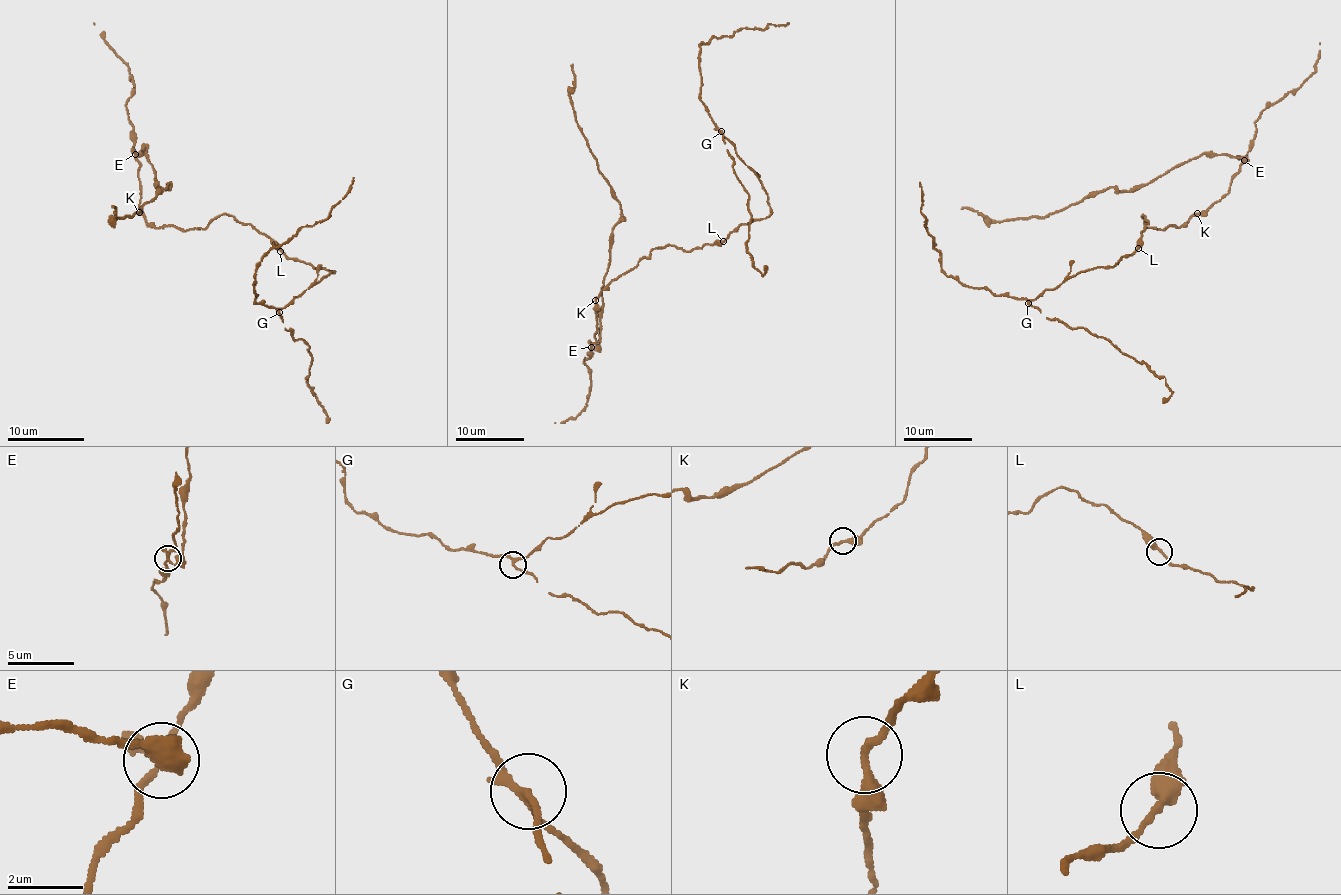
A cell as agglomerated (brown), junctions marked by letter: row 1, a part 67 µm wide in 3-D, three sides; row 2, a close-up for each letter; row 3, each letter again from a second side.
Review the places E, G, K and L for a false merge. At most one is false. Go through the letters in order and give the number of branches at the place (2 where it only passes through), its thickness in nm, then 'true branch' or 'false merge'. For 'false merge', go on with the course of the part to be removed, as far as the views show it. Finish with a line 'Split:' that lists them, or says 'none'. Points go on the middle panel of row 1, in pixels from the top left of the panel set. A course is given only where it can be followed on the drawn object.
E: branches 4; calibre 220 nm; false merge; course (592, 346), (599, 343), (602, 286), (621, 205), (599, 170), (576, 122), (569, 91), (575, 86), (573, 63)
G: branches 4; calibre 170 nm; true branch
K: branches 2; calibre 240 nm; true branch
L: branches 2; calibre 320 nm; true branch
Split: E

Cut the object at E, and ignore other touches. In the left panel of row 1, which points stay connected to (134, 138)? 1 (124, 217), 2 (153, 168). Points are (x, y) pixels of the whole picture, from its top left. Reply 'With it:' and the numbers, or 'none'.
With it: none

